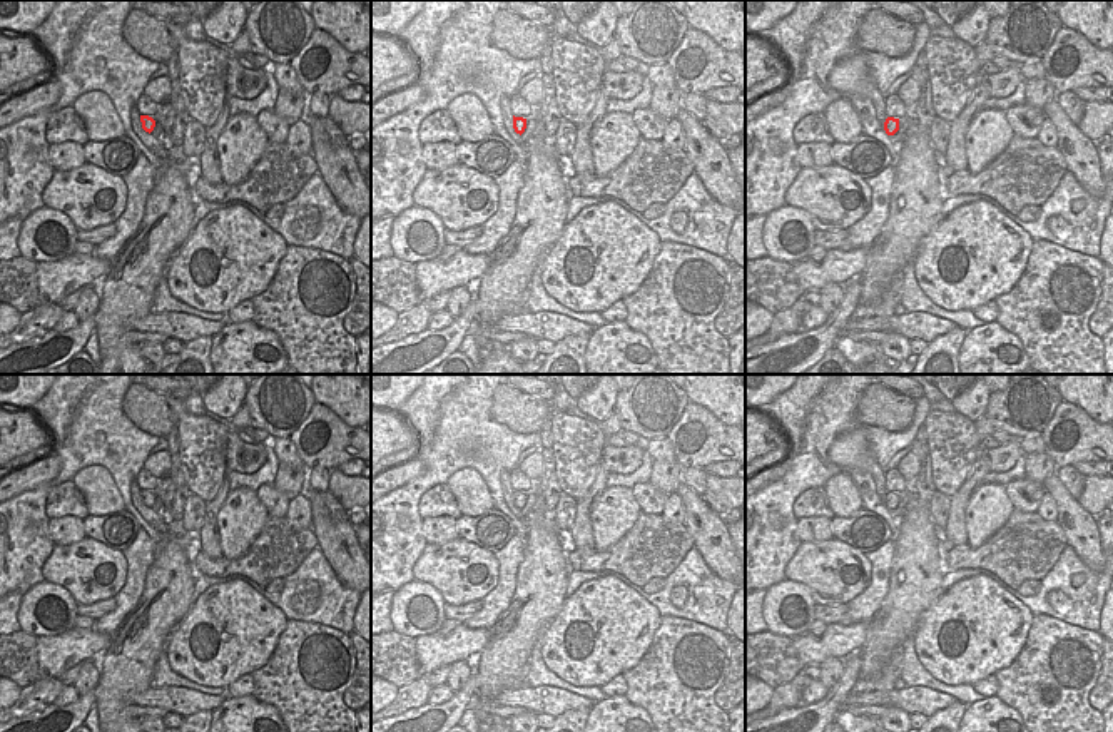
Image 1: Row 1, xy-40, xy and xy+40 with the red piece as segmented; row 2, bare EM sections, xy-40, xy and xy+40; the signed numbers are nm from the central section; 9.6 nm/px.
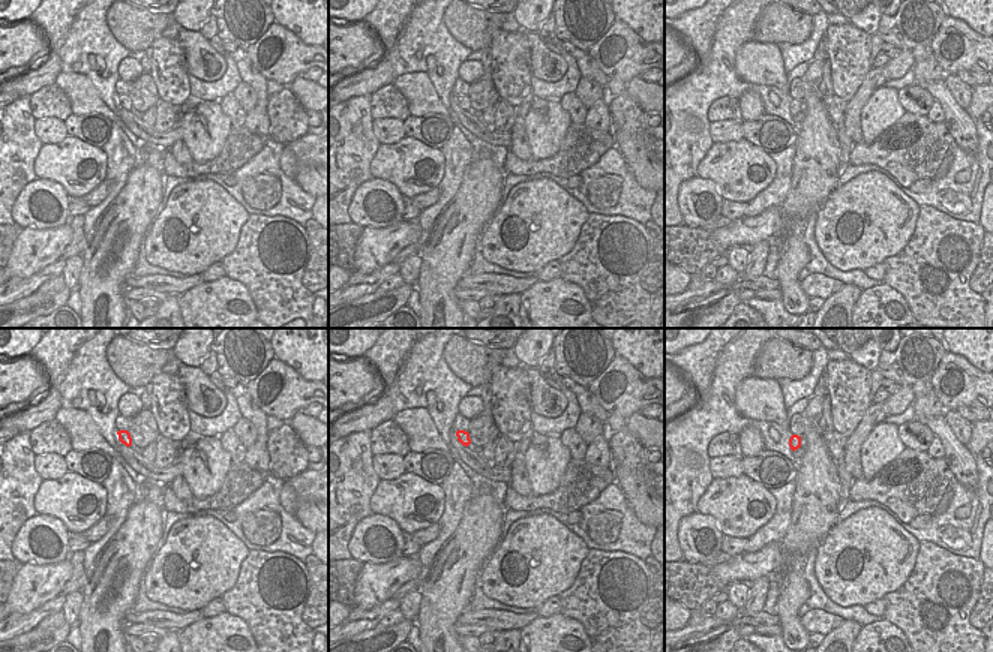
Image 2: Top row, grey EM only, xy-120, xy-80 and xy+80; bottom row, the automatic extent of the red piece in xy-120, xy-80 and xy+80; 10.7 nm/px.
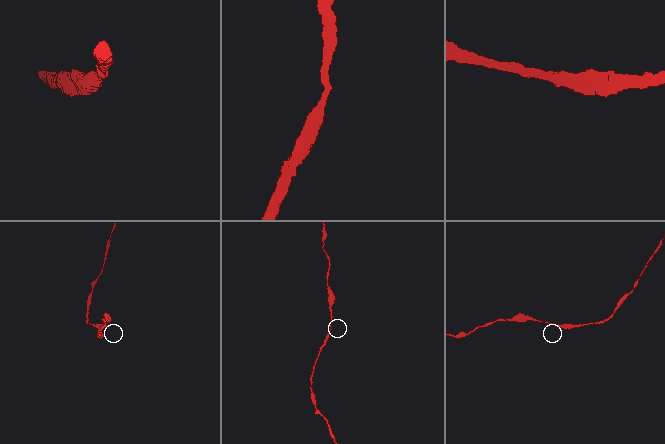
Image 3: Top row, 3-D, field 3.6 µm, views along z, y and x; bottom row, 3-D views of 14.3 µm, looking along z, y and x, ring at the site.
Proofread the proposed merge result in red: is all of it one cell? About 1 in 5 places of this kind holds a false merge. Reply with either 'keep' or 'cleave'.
keep

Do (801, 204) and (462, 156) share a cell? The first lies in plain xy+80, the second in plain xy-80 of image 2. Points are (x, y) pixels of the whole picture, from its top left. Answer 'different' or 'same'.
different

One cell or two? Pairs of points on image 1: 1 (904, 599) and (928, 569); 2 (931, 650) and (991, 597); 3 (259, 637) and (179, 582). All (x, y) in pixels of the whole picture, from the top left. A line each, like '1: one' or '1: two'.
1: one
2: one
3: two

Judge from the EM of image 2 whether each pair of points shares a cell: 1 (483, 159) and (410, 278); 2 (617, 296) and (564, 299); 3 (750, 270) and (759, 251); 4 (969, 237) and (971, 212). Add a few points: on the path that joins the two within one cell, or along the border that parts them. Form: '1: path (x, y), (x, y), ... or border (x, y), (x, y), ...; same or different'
1: border (420, 255), (419, 276), (414, 282); different
2: border (560, 276), (575, 282), (582, 290), (591, 312); different
3: path (755, 266), (758, 255); same
4: border (938, 209), (954, 218), (977, 224); different

